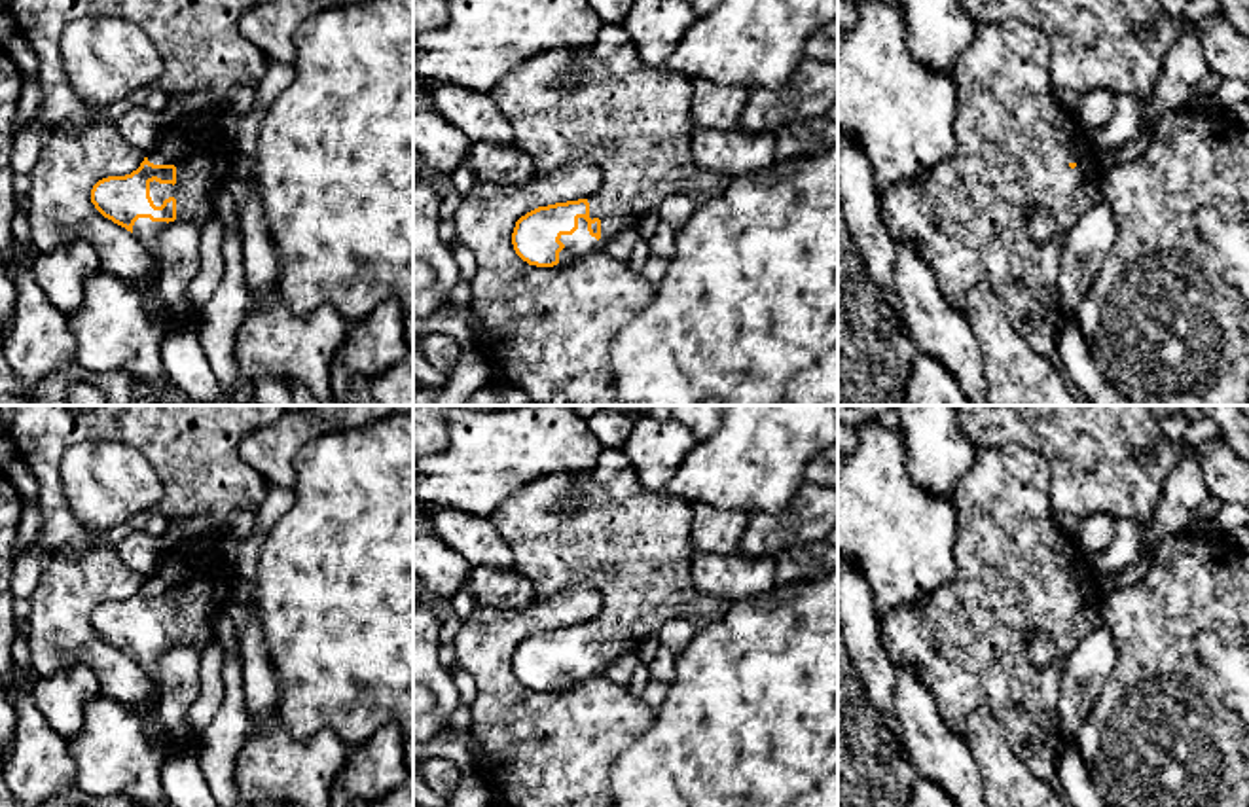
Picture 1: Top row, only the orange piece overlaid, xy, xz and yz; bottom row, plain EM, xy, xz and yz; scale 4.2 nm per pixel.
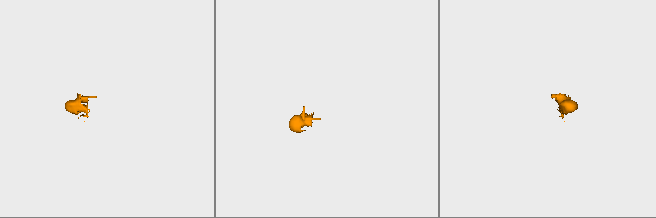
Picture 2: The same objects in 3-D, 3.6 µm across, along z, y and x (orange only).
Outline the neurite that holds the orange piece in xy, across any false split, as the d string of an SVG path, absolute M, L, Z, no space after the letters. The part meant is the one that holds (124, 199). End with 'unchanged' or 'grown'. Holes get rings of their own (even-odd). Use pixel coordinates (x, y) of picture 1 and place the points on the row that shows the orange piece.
M227 112L169 127L136 170L108 176L91 189L95 208L131 231L146 248L159 277L157 237L174 220L203 227L235 163L233 140L224 133Z; grown

